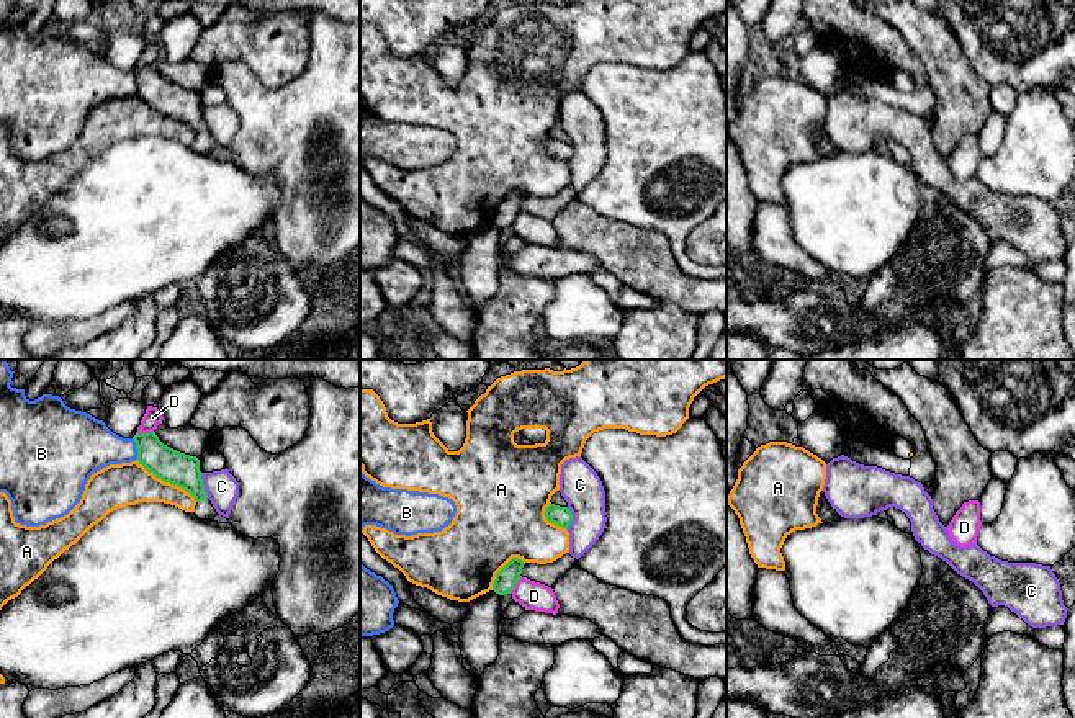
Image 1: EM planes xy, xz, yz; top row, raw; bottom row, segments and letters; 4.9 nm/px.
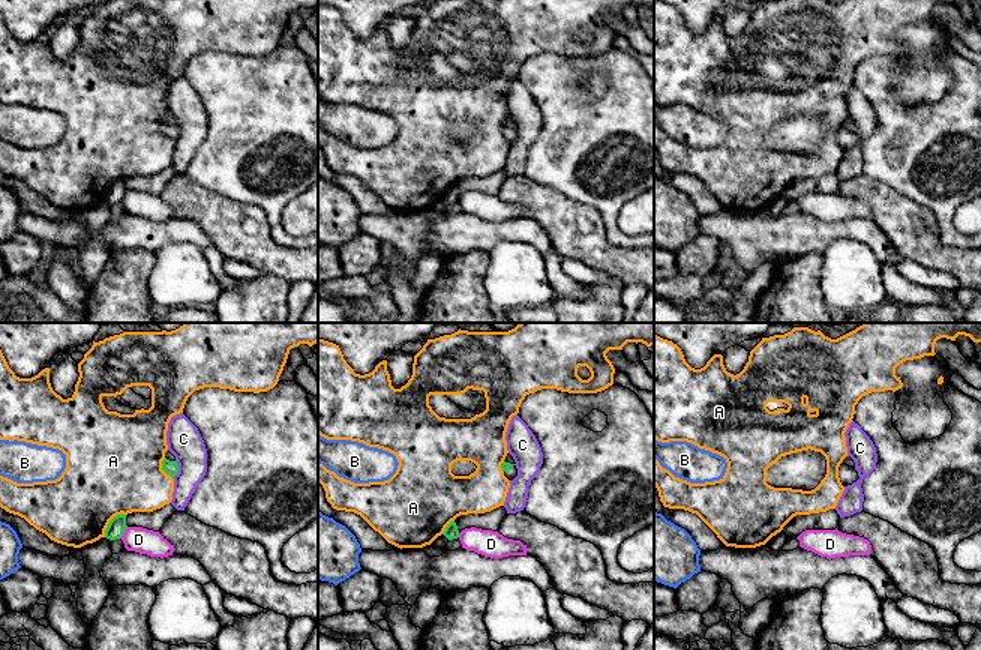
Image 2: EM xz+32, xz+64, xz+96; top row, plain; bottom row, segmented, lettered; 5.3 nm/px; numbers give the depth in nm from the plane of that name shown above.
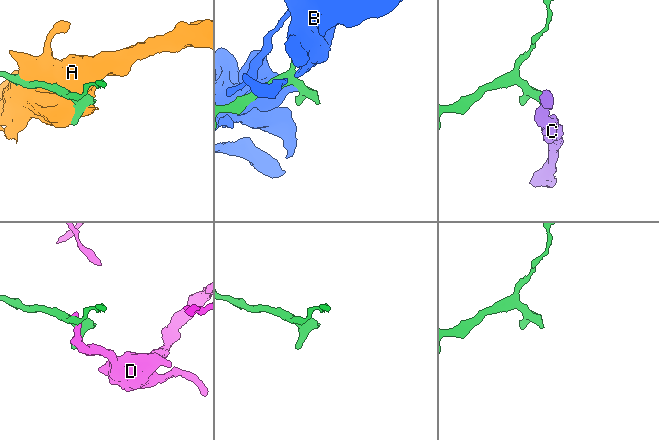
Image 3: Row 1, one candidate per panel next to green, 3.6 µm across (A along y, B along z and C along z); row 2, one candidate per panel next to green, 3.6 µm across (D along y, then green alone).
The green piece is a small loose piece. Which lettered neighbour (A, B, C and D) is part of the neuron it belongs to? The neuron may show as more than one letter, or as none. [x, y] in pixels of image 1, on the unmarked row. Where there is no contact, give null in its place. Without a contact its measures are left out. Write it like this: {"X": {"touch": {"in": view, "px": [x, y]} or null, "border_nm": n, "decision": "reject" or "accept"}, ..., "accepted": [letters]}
{"A": {"touch": {"in": "xy", "px": [167, 115]}, "border_nm": 360, "decision": "reject"}, "B": {"touch": {"in": "xy", "px": [136, 82]}, "border_nm": 110, "decision": "reject"}, "C": {"touch": {"in": "xy", "px": [203, 120]}, "border_nm": 130, "decision": "reject"}, "D": {"touch": {"in": "xy", "px": [144, 67]}, "border_nm": 90, "decision": "reject"}, "accepted": []}

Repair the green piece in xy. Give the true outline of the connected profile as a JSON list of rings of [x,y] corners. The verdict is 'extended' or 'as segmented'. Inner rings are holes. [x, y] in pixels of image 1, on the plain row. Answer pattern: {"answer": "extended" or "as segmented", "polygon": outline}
{"answer": "extended", "polygon": [[[155,65],[136,67],[133,72],[136,75],[139,98],[164,116],[190,126],[196,134],[195,149],[200,154],[214,155],[218,146],[205,124],[200,93],[164,79]]]}

